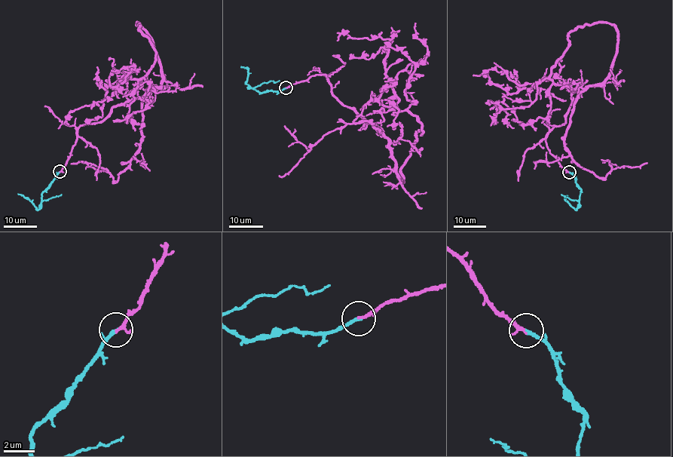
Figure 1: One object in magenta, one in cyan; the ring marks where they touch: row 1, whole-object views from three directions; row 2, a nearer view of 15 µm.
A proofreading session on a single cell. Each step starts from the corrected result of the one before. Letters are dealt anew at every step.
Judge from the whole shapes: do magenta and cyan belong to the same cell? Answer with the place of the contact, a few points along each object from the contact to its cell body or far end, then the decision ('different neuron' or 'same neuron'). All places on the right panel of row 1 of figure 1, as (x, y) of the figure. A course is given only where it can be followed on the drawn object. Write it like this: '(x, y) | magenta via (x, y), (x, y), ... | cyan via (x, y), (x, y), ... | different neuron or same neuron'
(569, 172) | magenta via (568, 172), (546, 136), (610, 72), (613, 25), (578, 26), (552, 79), (494, 102), (514, 128) | cyan via (568, 172), (573, 175), (581, 191), (579, 205), (576, 208), (572, 208), (566, 200), (567, 194) | same neuron

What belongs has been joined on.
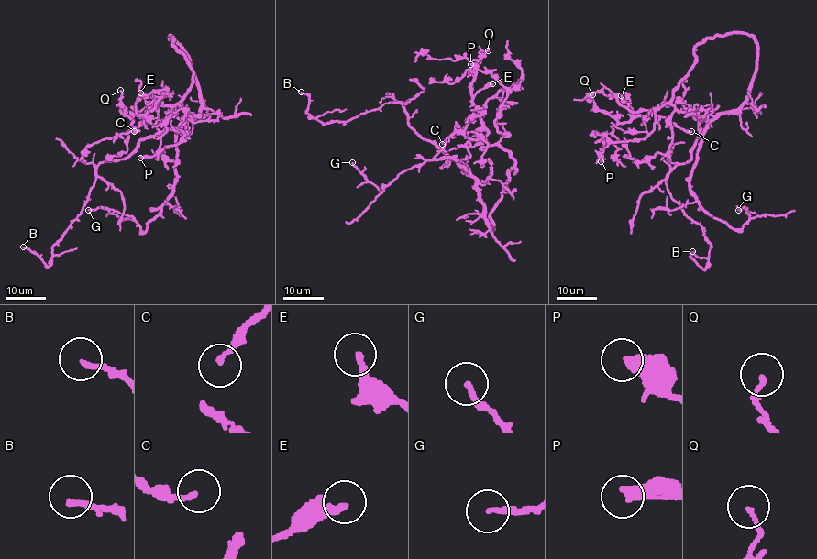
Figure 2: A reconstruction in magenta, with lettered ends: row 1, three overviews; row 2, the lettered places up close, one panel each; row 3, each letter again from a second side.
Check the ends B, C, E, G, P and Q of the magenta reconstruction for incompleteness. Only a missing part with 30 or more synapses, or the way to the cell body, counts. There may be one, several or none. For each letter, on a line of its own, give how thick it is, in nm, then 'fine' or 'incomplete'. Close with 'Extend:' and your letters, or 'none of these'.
B: 160 nm thick; fine
C: 170 nm thick; fine
E: 240 nm thick; fine
G: 180 nm thick; fine
P: 480 nm thick; fine
Q: 140 nm thick; fine
Extend: none of these

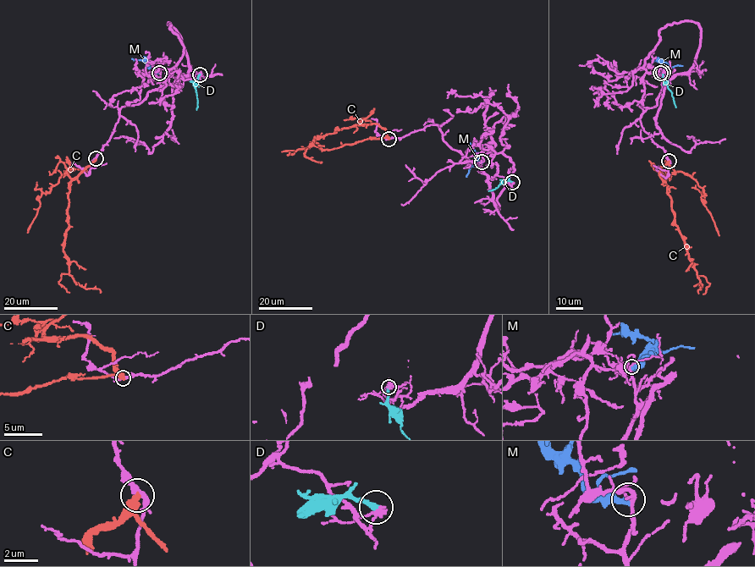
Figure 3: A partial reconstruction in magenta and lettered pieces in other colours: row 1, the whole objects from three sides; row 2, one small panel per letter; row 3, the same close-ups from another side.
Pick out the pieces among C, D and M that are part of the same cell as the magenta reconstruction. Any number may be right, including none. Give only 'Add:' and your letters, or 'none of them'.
Add: none of them

